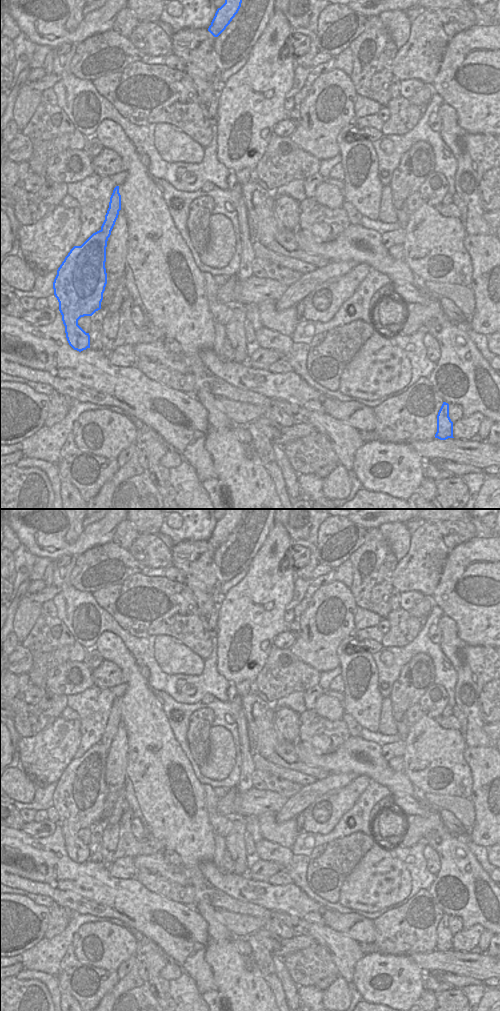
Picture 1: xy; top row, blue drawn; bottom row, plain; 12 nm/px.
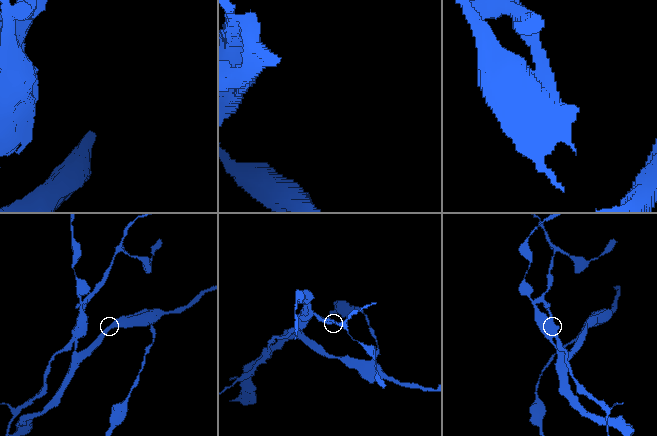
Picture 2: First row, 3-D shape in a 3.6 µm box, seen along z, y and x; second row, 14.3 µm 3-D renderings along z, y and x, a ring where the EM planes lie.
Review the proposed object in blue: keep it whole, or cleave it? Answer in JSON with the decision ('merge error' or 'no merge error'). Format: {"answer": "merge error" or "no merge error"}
{"answer": "merge error"}

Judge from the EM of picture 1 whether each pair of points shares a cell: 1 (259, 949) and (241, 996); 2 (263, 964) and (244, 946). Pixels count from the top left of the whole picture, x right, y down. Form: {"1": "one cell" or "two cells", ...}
{"1": "two cells", "2": "two cells"}

